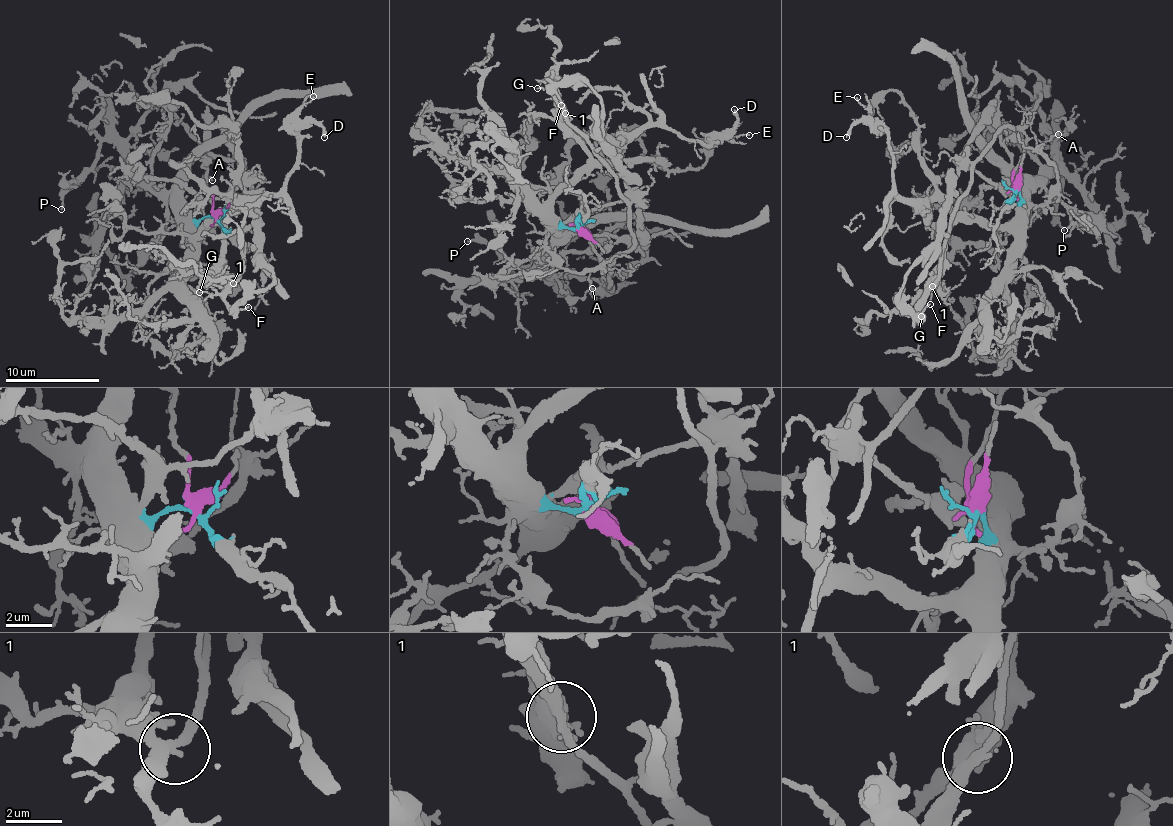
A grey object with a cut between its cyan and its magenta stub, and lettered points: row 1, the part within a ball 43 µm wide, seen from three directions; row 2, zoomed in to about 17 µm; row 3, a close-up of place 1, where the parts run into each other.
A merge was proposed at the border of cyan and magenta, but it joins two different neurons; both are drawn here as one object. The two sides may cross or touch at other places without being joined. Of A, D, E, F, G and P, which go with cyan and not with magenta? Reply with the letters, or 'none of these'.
D, E, P

